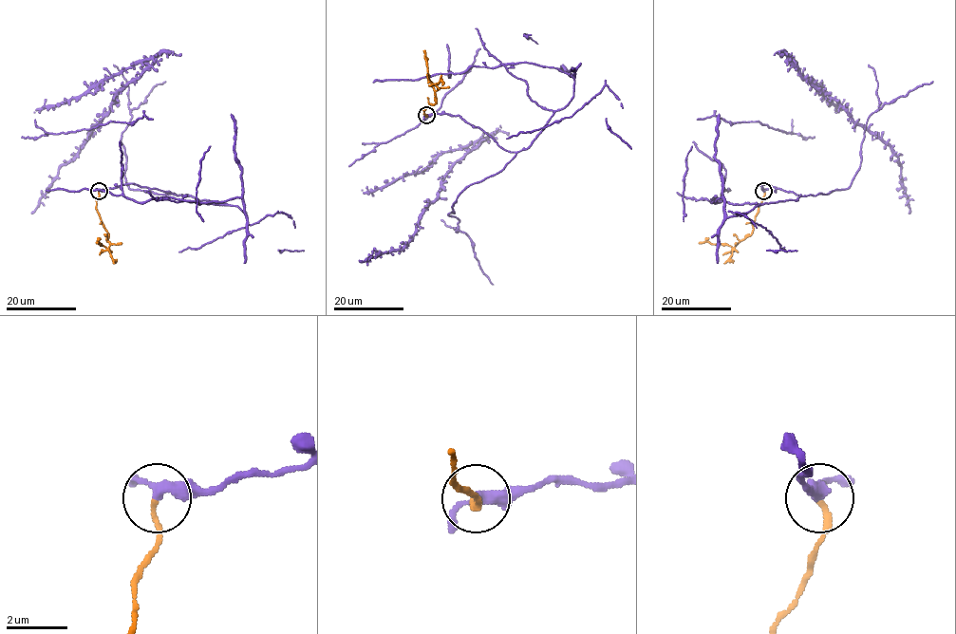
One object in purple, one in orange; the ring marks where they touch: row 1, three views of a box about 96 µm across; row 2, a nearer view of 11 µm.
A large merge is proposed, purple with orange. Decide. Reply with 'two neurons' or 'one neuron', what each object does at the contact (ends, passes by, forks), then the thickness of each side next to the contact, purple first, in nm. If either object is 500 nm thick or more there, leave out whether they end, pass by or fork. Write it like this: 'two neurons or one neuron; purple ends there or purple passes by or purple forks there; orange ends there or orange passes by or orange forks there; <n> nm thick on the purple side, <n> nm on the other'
two neurons; purple passes by; orange ends there; 320 nm thick on the purple side, 180 nm on the other

